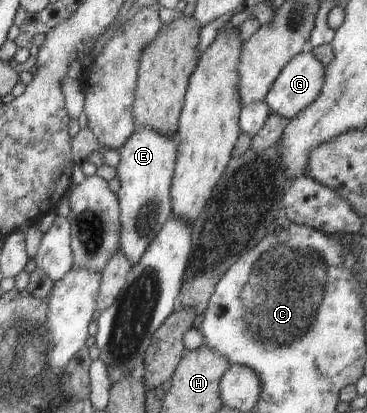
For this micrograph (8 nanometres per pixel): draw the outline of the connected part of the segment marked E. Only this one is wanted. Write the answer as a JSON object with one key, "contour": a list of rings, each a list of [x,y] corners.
{"contour":[[[142,126],[134,130],[118,152],[120,162],[115,169],[120,179],[120,190],[115,195],[118,197],[121,212],[119,248],[130,260],[131,266],[134,266],[172,214],[170,191],[178,140],[174,139],[174,135],[158,134],[158,130],[152,130],[150,126]]]}

